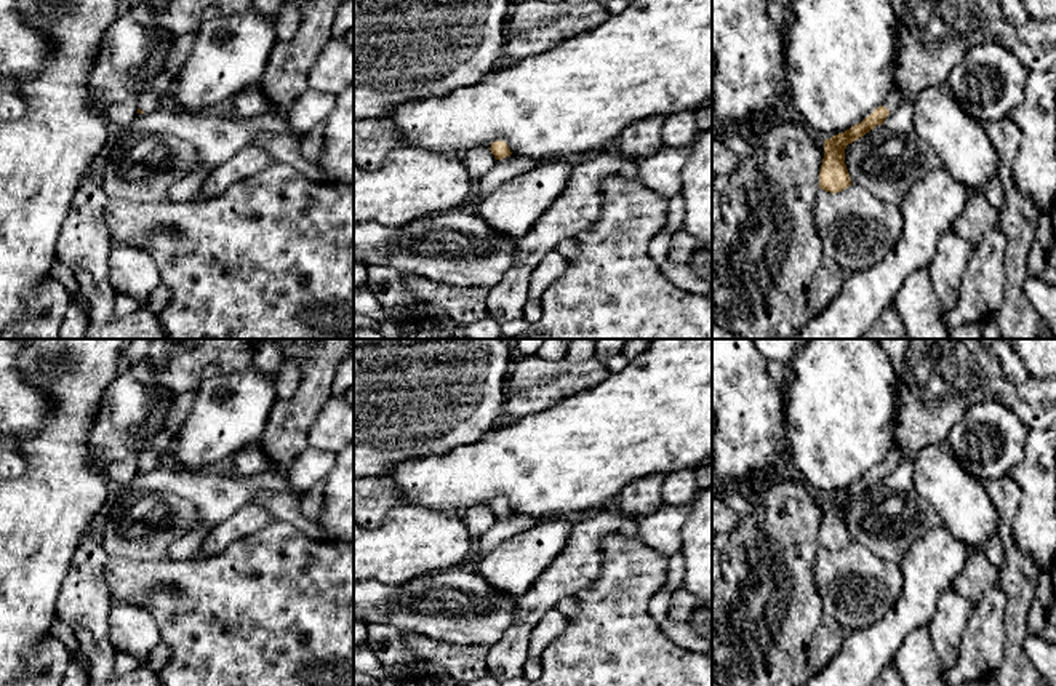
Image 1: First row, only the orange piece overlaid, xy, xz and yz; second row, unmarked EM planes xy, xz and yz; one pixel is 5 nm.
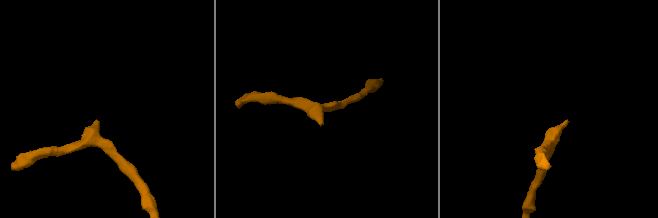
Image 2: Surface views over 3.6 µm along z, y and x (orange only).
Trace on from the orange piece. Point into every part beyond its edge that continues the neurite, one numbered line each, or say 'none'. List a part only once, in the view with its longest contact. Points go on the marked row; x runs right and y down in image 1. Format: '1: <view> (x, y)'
1: yz (895, 98)

